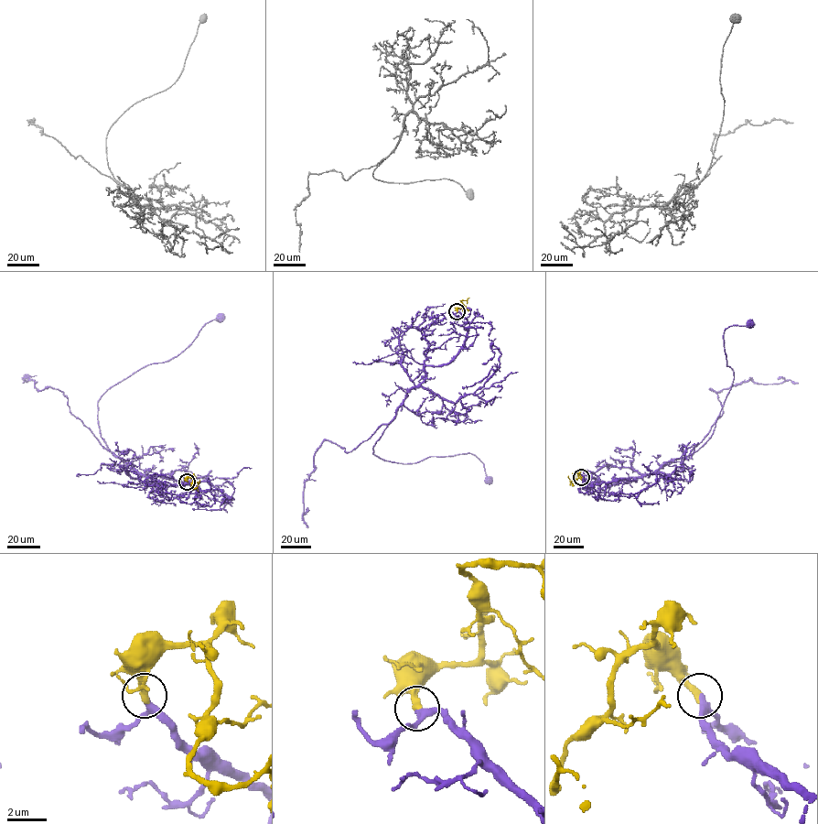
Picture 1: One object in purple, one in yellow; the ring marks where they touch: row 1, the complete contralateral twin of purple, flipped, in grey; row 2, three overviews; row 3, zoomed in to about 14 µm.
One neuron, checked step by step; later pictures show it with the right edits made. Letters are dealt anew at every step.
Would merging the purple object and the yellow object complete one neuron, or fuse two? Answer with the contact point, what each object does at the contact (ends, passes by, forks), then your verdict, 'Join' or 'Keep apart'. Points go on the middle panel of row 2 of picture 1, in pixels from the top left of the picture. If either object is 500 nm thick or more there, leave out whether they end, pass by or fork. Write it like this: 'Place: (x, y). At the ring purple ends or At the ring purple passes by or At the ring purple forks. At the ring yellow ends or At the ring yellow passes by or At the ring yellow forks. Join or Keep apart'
Place: (457, 311). At the ring purple passes by. At the ring yellow ends. Join

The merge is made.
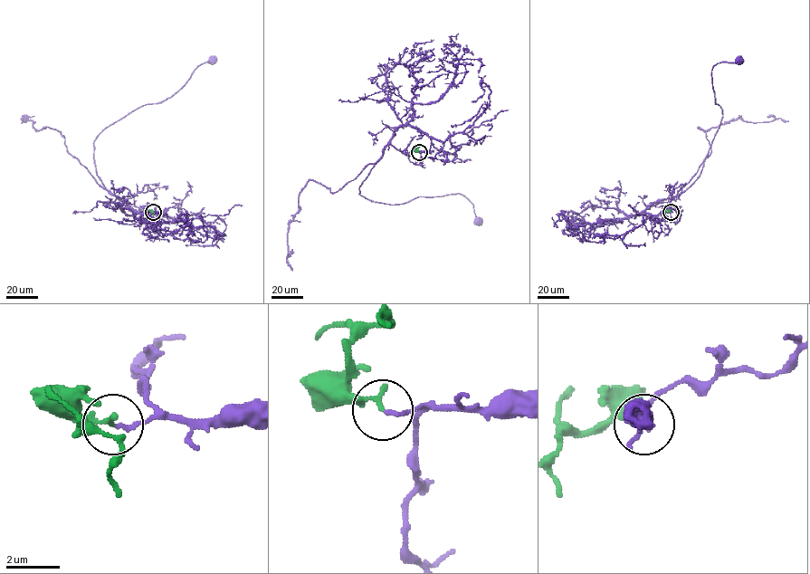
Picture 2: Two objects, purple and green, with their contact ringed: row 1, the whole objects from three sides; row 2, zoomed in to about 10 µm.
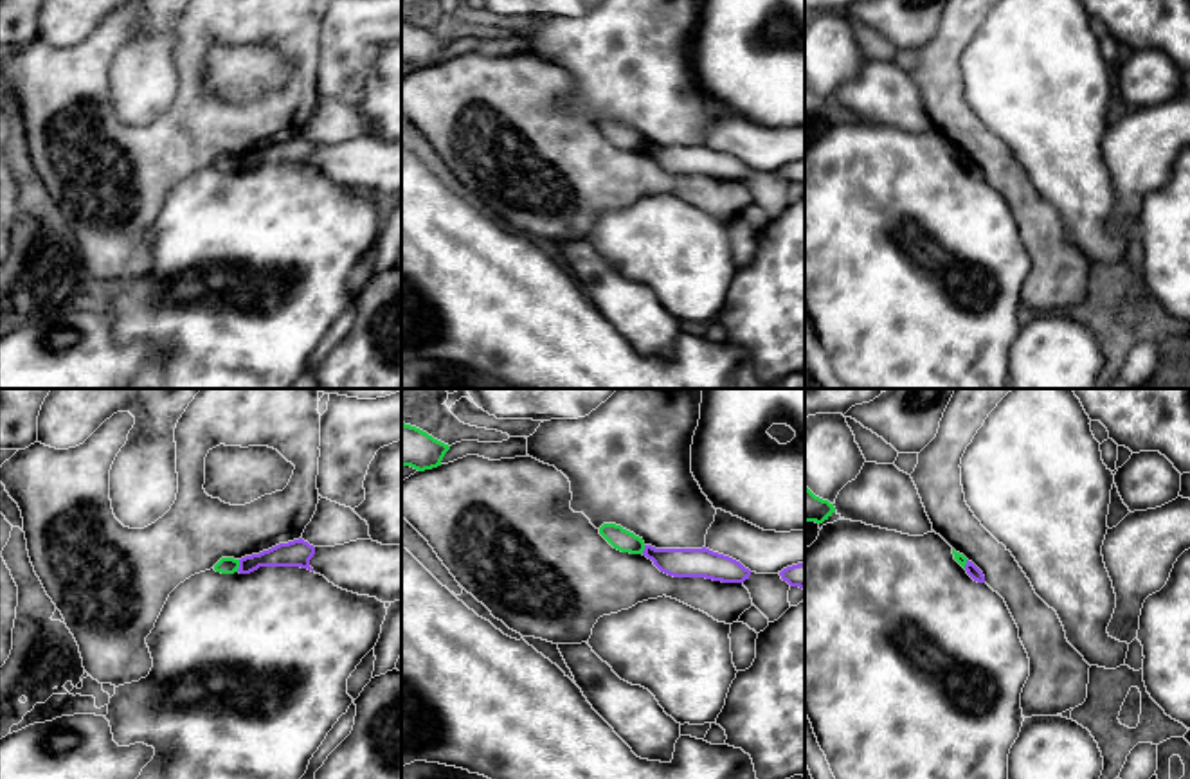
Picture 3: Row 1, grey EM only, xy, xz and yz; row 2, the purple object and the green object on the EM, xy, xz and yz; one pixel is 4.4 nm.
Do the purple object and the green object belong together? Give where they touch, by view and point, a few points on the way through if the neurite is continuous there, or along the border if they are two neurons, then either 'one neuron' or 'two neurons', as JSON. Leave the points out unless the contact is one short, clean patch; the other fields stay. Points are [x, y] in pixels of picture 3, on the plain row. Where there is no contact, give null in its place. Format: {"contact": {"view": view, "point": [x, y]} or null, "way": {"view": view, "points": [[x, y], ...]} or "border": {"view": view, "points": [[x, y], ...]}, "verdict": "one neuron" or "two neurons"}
{"contact": {"view": "xy", "point": [240, 162]}, "border": {"view": "xy", "points": [[240, 157], [236, 168]]}, "verdict": "two neurons"}

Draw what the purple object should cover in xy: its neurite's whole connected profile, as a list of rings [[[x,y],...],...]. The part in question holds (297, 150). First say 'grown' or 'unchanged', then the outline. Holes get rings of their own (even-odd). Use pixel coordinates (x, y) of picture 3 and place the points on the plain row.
unchanged; [[[299,135],[288,140],[279,140],[259,151],[241,155],[238,169],[250,171],[259,164],[301,164],[313,169],[310,164],[313,151],[315,144]]]

